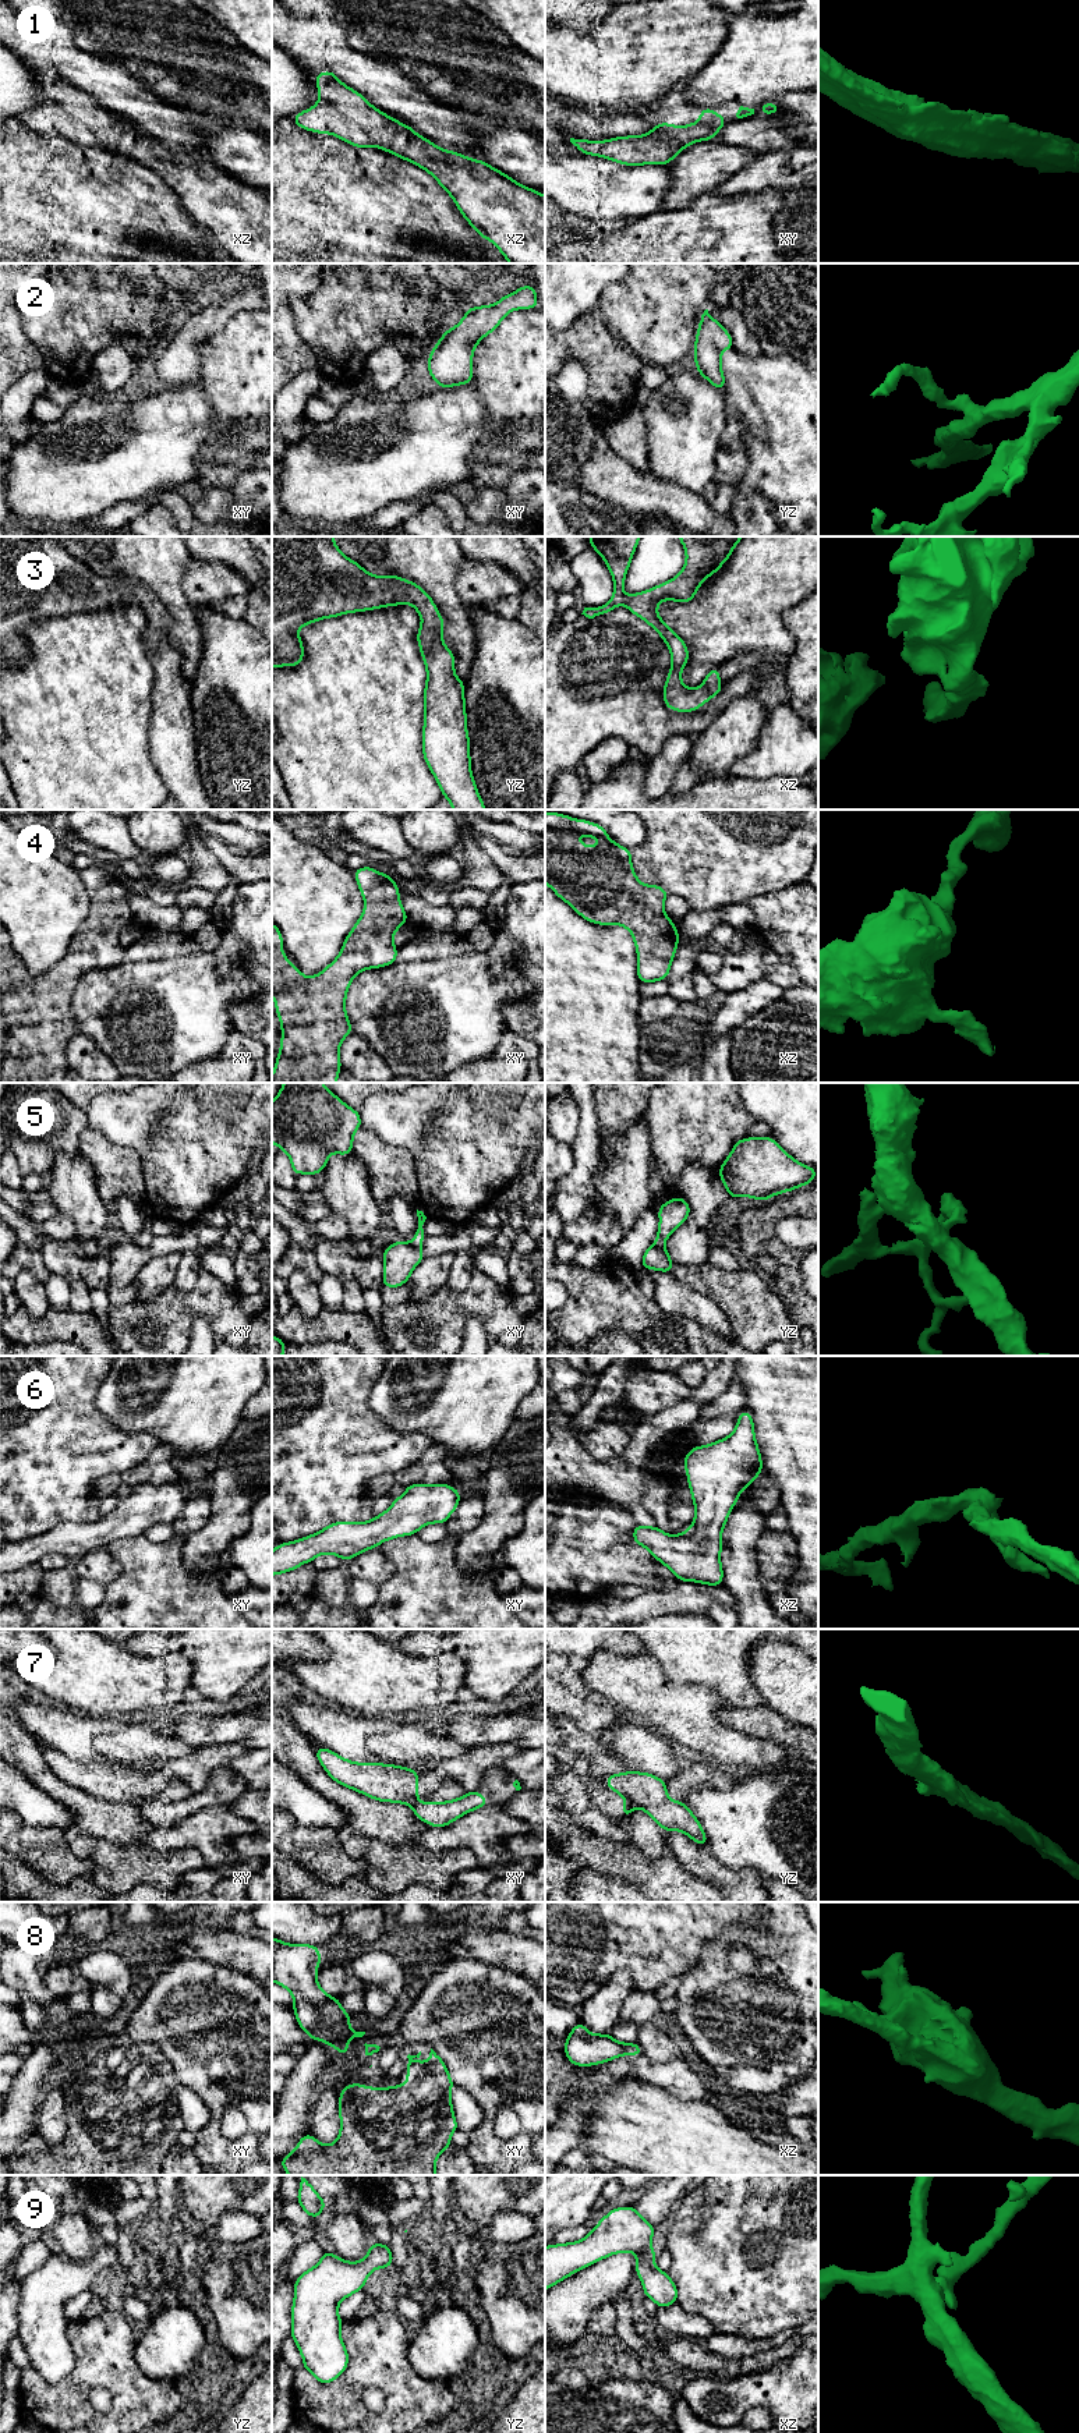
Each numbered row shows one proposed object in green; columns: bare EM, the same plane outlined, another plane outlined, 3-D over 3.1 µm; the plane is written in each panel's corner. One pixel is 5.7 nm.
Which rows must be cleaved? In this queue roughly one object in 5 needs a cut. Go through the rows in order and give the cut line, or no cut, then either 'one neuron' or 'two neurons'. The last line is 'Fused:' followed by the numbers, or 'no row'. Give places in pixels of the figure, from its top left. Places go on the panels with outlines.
1: no cut | one neuron
2: no cut | one neuron
3: no cut | one neuron
4: no cut | one neuron
5: yz (655, 1242), (662, 1243) | two neurons
6: no cut | one neuron
7: yz (626, 1799), (636, 1806) | two neurons
8: no cut | one neuron
9: no cut | one neuron
Fused: 5, 7

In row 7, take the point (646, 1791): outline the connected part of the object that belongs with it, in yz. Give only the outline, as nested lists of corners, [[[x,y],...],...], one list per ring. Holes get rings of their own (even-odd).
[[[626,1771],[606,1777],[606,1786],[643,1809],[666,1831],[682,1831],[696,1844],[708,1846],[707,1835],[684,1802],[672,1800],[666,1781],[648,1772]]]

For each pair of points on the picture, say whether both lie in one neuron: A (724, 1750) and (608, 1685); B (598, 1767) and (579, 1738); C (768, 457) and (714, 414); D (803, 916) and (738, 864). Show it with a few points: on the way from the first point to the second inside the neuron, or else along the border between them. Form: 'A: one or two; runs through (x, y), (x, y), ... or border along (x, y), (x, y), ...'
A: one; runs through (694, 1723), (685, 1713), (662, 1703), (637, 1685)
B: one; runs through (598, 1760), (597, 1755), (586, 1743)
C: two; border along (721, 390), (724, 410), (728, 415)
D: two; border along (803, 879), (760, 896), (749, 898), (745, 902)

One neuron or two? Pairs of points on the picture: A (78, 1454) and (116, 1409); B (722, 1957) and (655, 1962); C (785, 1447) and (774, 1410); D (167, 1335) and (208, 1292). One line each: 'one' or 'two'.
A: two
B: two
C: one
D: one

